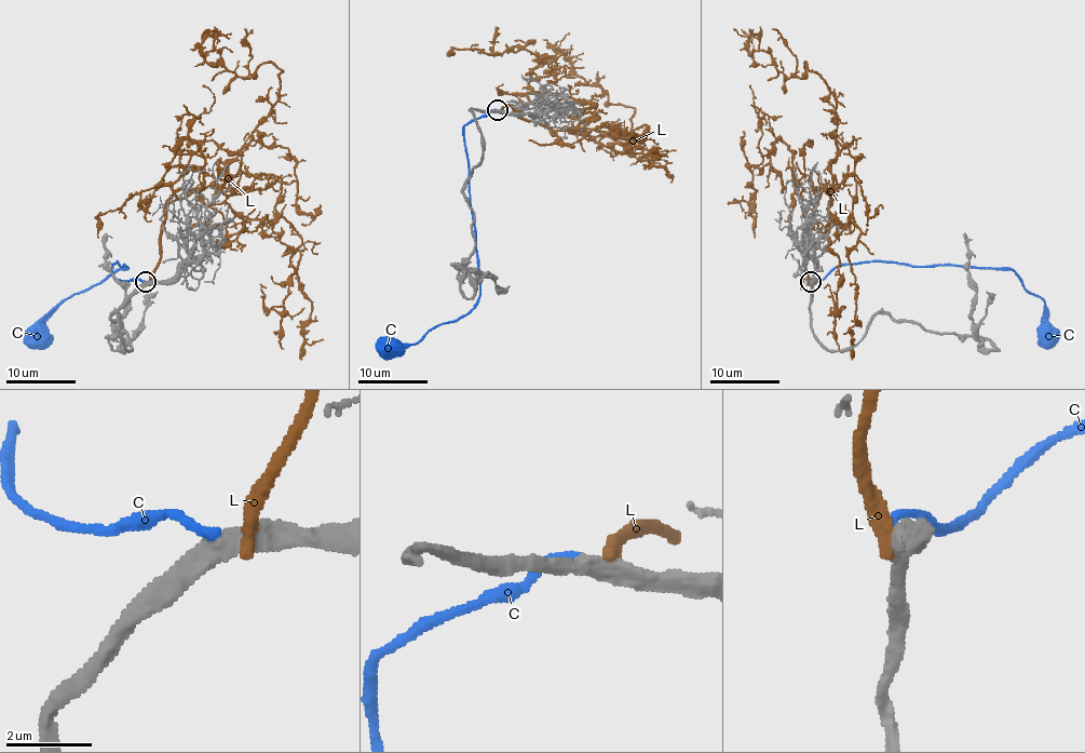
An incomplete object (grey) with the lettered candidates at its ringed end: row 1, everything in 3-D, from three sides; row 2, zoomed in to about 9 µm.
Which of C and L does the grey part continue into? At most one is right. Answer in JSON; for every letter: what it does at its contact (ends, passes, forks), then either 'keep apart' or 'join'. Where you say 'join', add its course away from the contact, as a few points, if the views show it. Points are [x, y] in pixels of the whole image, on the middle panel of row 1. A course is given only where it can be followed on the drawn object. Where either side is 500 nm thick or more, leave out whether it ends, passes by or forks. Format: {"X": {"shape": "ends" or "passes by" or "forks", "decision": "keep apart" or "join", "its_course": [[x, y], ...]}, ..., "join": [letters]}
{"C": {"shape": "ends", "decision": "join", "its_course": [[497, 110], [463, 128], [479, 270], [477, 301], [455, 321], [431, 327], [415, 344], [392, 350], [380, 349]]}, "L": {"shape": "ends", "decision": "keep apart"}, "join": ["C"]}

